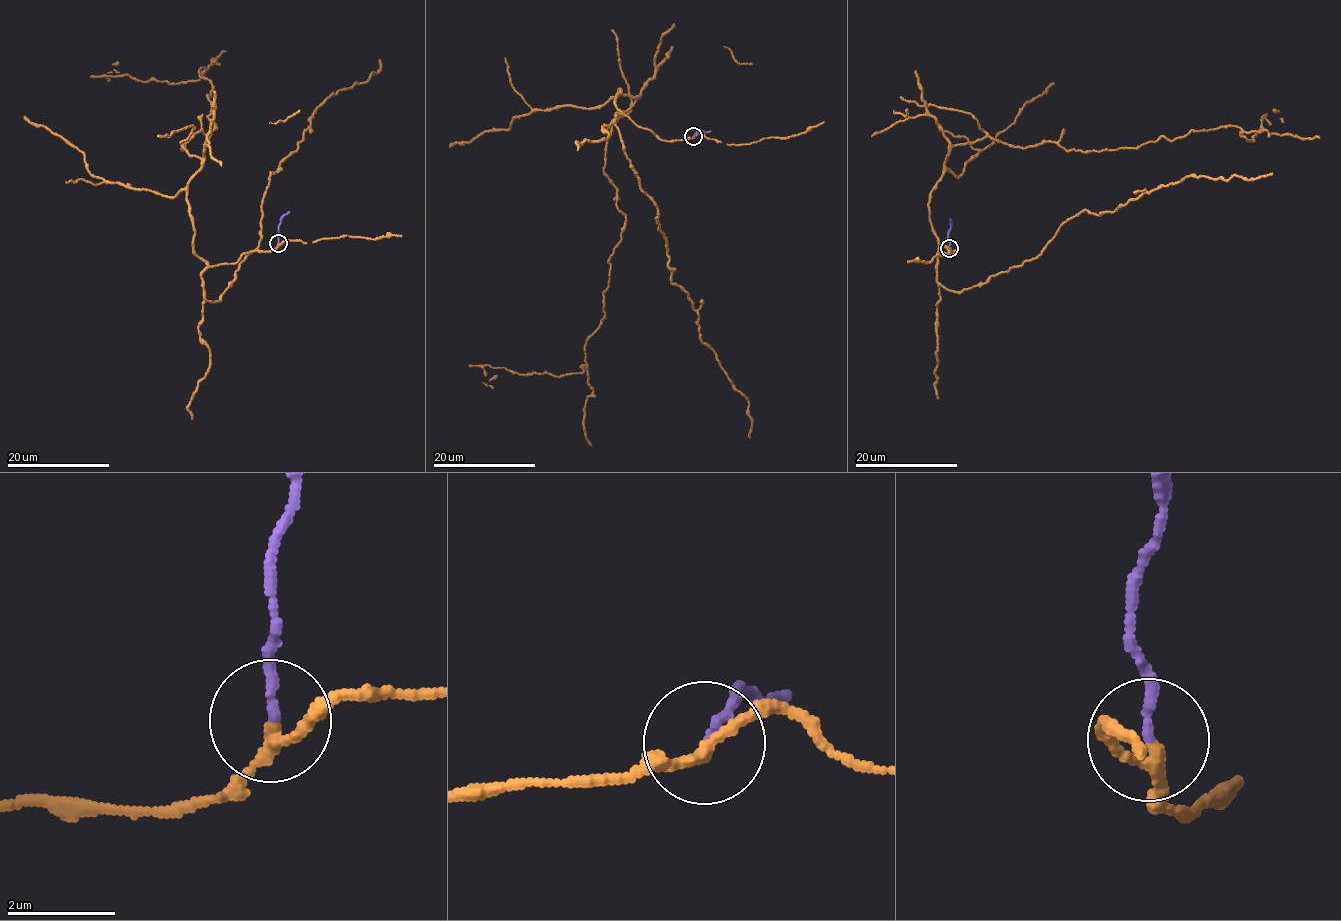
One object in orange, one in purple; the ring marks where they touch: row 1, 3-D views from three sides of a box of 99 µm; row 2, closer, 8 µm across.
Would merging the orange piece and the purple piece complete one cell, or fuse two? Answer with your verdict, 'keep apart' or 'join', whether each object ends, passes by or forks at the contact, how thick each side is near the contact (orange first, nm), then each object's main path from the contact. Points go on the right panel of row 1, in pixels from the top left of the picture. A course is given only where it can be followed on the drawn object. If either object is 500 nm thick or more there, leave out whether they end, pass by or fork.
keep apart; orange passes by; purple ends; calibres 190 and 180 nm; course orange (950, 247), (929, 193), (952, 146), (1099, 151), (1222, 126), (1253, 141), (1262, 117), (1282, 119), (1273, 108); course purple (950, 247), (950, 219)

